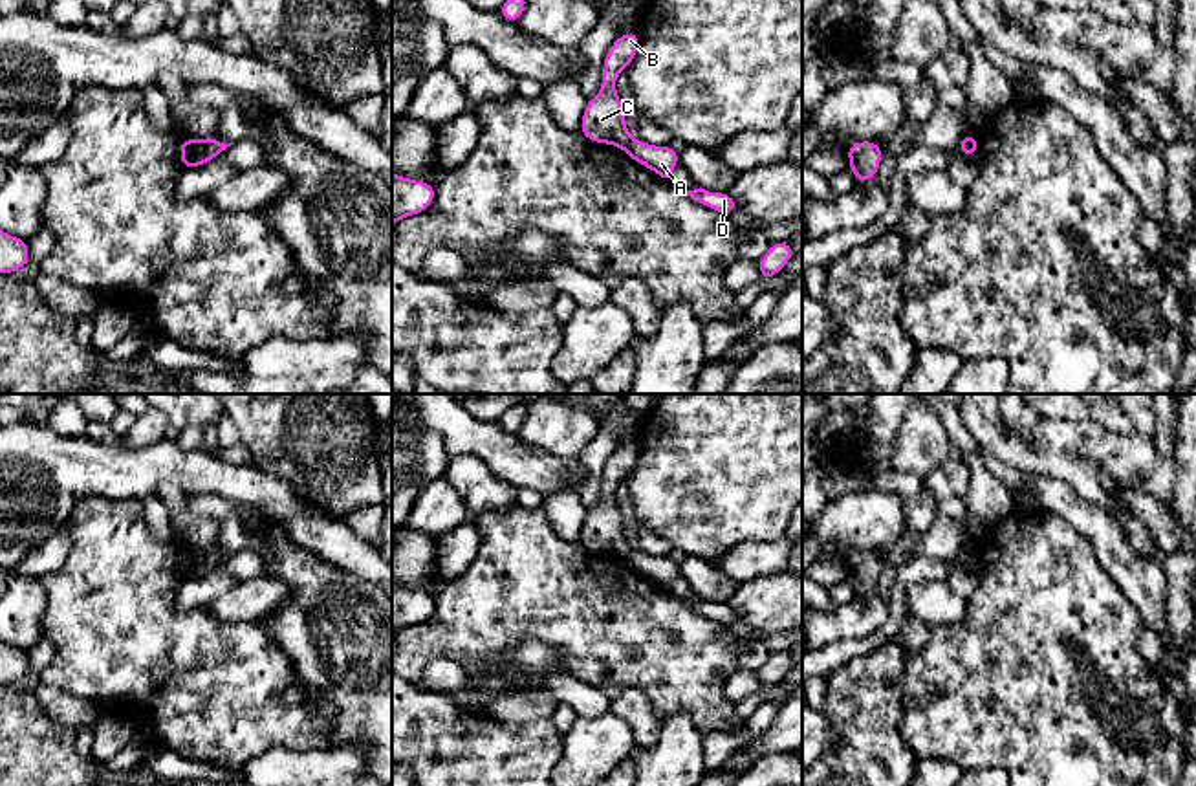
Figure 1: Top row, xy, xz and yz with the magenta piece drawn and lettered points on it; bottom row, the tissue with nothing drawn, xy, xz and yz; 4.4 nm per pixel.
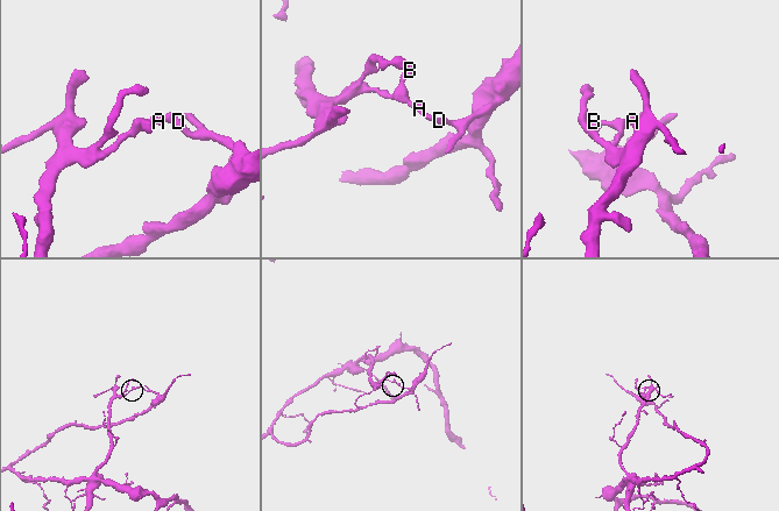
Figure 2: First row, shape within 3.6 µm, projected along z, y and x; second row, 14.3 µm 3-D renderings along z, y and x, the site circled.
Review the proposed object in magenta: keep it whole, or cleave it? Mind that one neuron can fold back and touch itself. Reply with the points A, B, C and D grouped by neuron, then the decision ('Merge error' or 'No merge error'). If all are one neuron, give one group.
Groups: A D / B C. Merge error

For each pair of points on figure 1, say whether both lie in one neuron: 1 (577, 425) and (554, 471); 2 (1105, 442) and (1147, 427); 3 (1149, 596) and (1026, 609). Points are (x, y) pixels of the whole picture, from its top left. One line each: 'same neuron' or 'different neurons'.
1: different neurons
2: different neurons
3: different neurons

